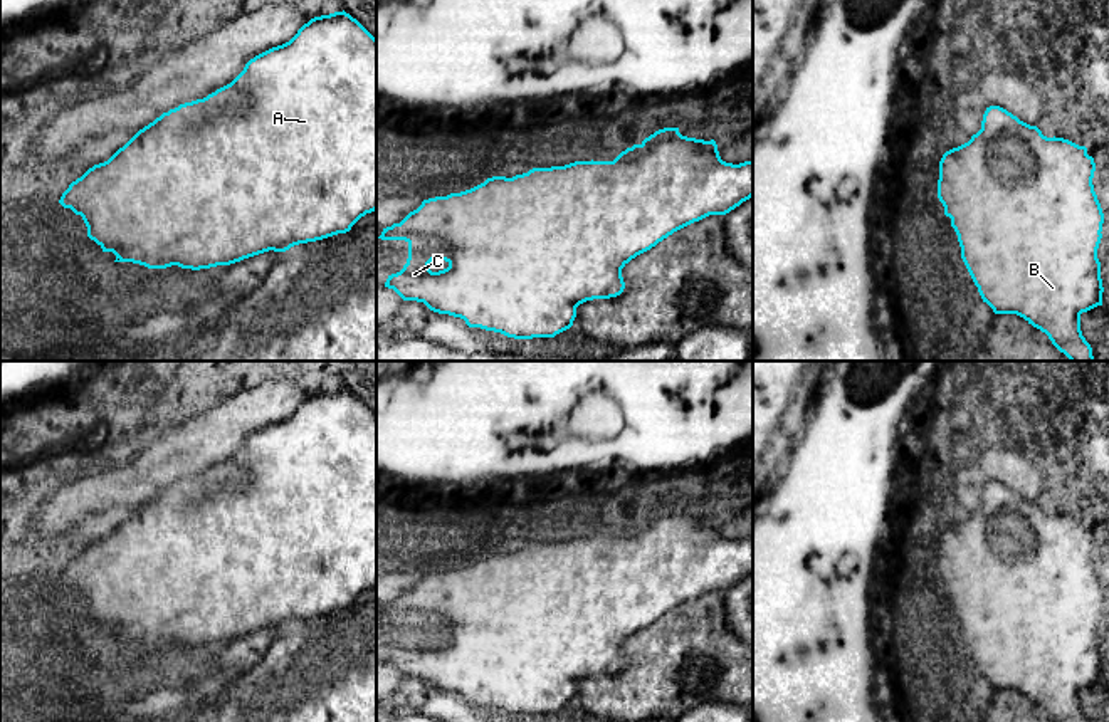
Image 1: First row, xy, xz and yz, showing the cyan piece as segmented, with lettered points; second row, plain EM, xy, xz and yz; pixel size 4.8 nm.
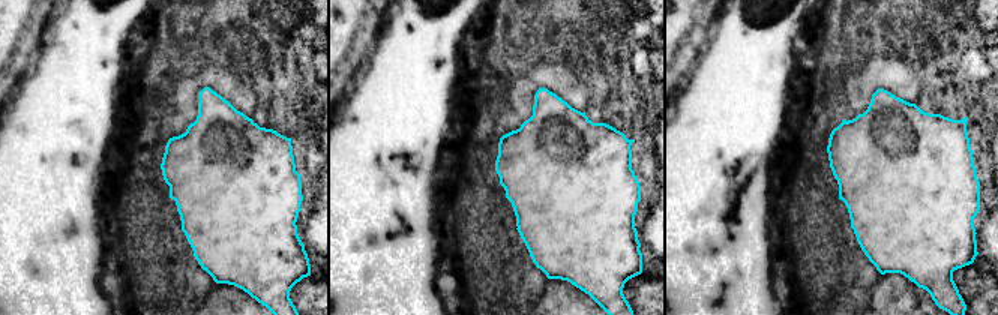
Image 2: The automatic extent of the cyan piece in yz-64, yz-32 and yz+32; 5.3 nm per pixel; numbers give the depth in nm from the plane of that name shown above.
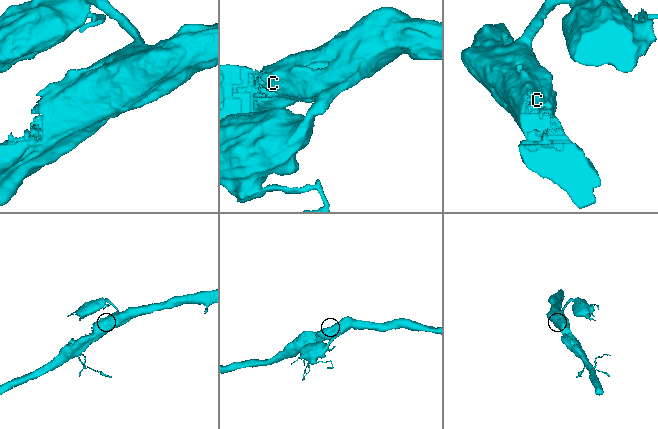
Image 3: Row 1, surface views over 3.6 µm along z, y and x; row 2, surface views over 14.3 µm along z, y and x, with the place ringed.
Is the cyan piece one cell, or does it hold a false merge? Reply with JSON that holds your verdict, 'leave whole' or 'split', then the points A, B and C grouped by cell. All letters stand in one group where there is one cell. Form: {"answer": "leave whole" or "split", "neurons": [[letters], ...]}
{"answer": "leave whole", "neurons": [["A", "B", "C"]]}

